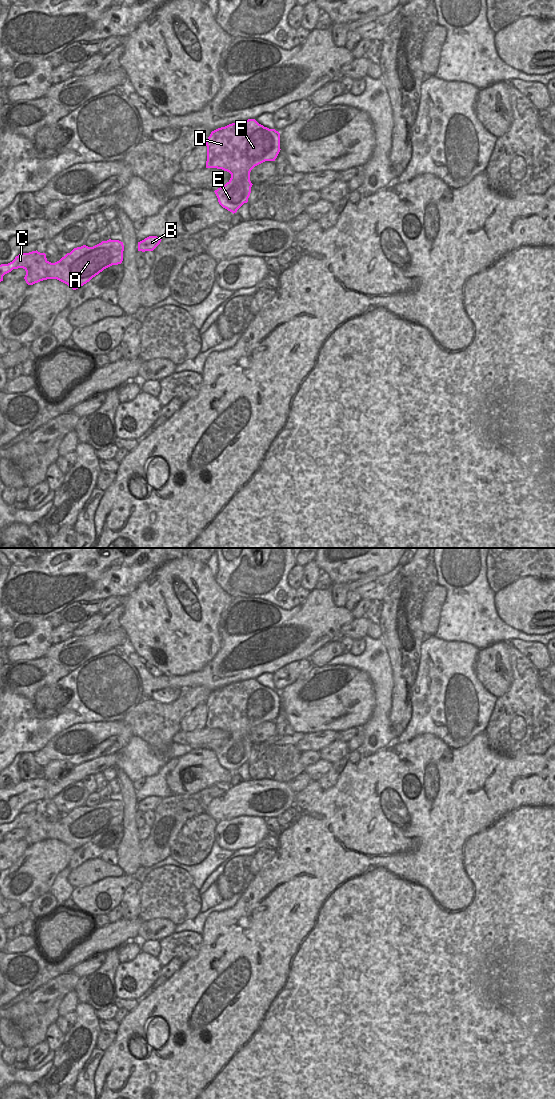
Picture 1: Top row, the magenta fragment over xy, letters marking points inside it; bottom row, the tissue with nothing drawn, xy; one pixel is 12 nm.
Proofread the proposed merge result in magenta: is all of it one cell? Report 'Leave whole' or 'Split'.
Leave whole

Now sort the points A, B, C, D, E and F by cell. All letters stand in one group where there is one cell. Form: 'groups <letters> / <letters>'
groups A B C D E F

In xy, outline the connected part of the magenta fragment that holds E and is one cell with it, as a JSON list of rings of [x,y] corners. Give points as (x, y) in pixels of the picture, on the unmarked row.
[[[248,679],[212,691],[205,703],[206,728],[222,729],[231,734],[230,740],[214,752],[219,764],[234,774],[248,762],[253,745],[250,741],[251,730],[265,721],[275,721],[277,718],[281,710],[280,693],[275,689],[264,687],[255,679]]]

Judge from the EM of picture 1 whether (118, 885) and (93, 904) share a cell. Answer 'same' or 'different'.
same

